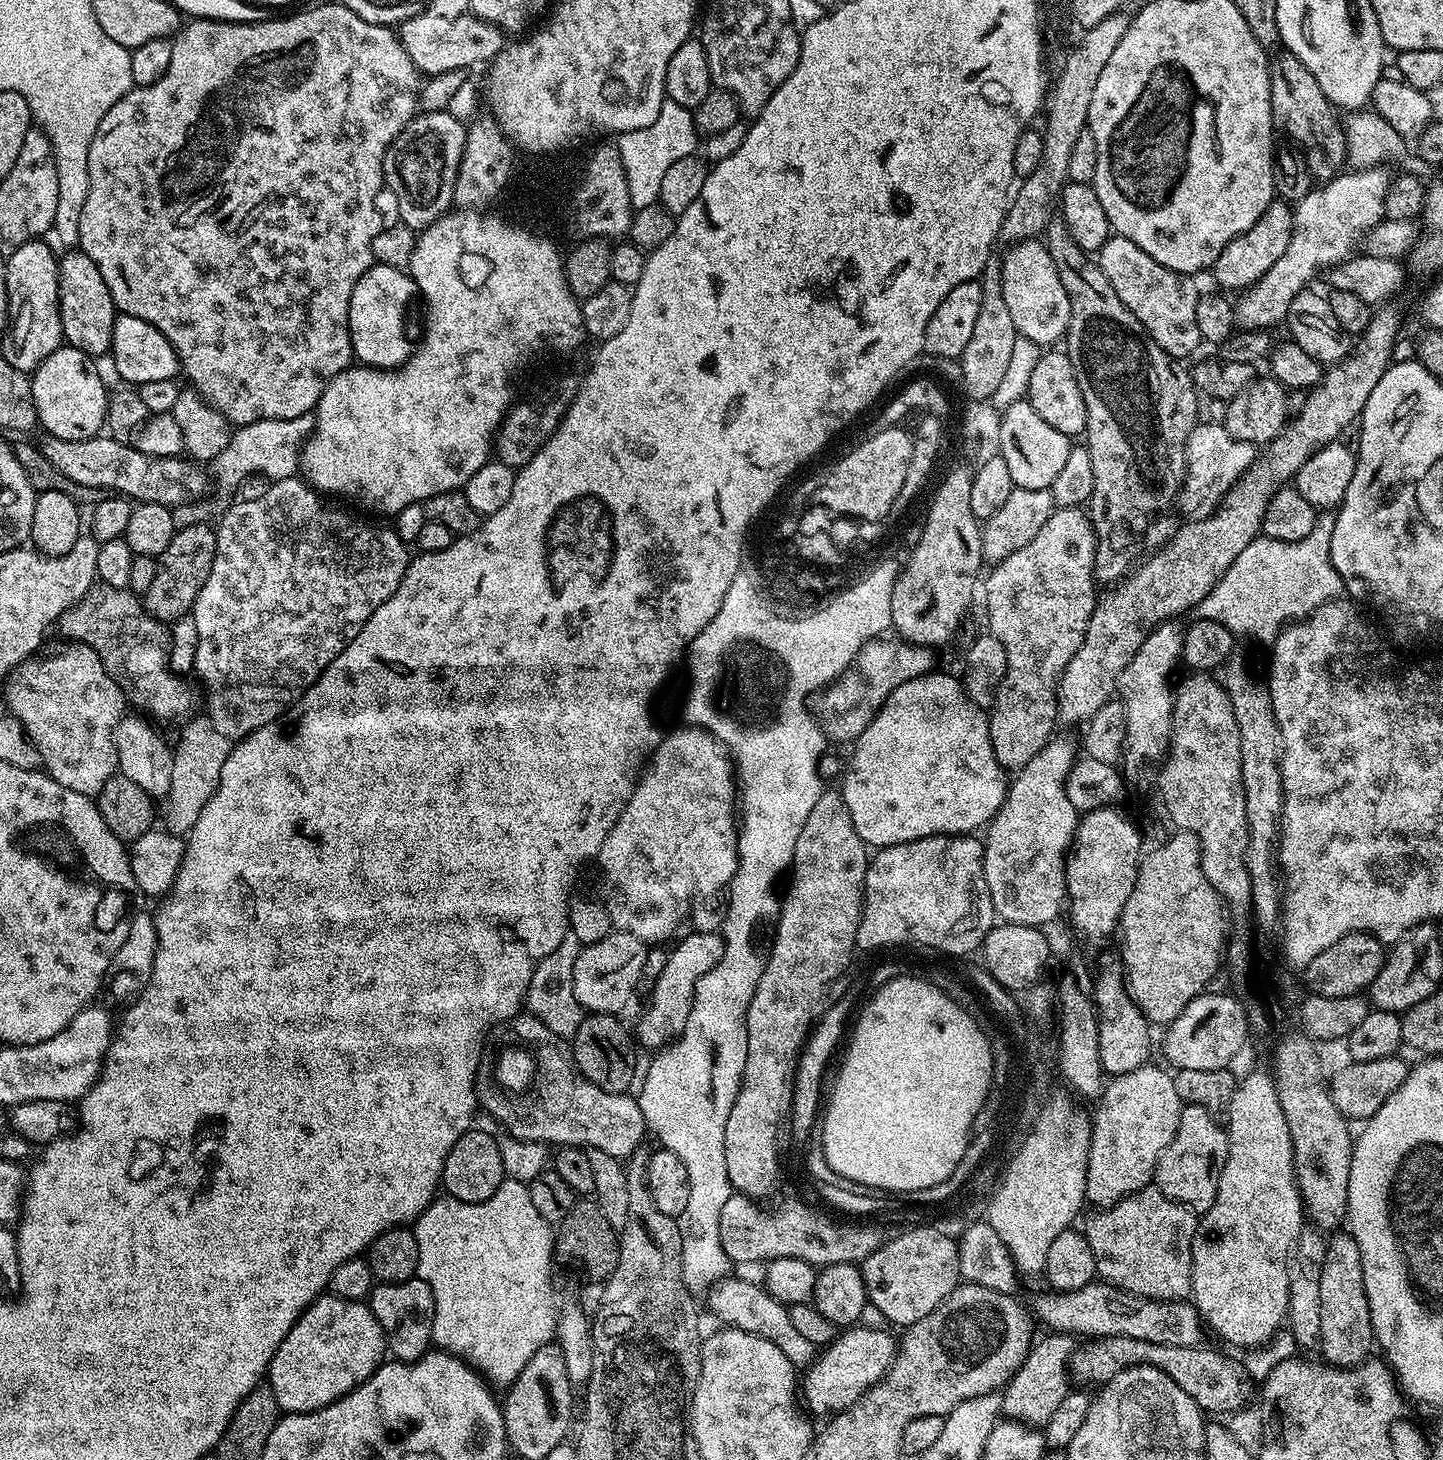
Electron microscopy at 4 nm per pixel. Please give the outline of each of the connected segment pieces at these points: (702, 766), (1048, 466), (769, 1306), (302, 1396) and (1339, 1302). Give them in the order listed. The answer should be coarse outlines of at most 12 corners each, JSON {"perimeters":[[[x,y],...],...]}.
{"perimeters":[[[665,735],[602,842],[615,931],[667,941],[740,865],[732,758]],[[1027,399],[1003,409],[999,455],[1022,489],[1051,489],[1071,437]],[[716,1281],[708,1308],[774,1342],[797,1366],[818,1355],[788,1308],[759,1283]],[[321,1294],[268,1367],[281,1413],[316,1412],[386,1356],[371,1307]],[[1326,1240],[1318,1352],[1354,1368],[1374,1348],[1362,1254]]]}

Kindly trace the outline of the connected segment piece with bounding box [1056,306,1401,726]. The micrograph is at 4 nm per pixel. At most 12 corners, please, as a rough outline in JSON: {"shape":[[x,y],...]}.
{"shape":[[1372,321],[1205,520],[1099,597],[1060,676],[1061,725],[1118,692],[1138,646],[1191,613],[1261,535],[1270,498],[1339,441],[1392,363]]}

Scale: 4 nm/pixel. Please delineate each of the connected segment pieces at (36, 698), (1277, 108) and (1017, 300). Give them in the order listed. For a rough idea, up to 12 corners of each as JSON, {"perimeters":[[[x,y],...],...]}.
{"perimeters":[[[88,644],[29,658],[7,711],[42,768],[93,798],[126,697]],[[1287,50],[1269,59],[1272,125],[1327,182],[1346,134],[1314,74]],[[1047,243],[1000,260],[1017,333],[1041,346],[1068,335],[1070,298]]]}

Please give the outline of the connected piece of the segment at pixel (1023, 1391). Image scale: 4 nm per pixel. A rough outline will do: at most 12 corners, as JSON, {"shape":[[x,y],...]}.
{"shape":[[1044,1334],[1002,1389],[1009,1420],[1042,1426],[1070,1390],[1068,1334]]}

